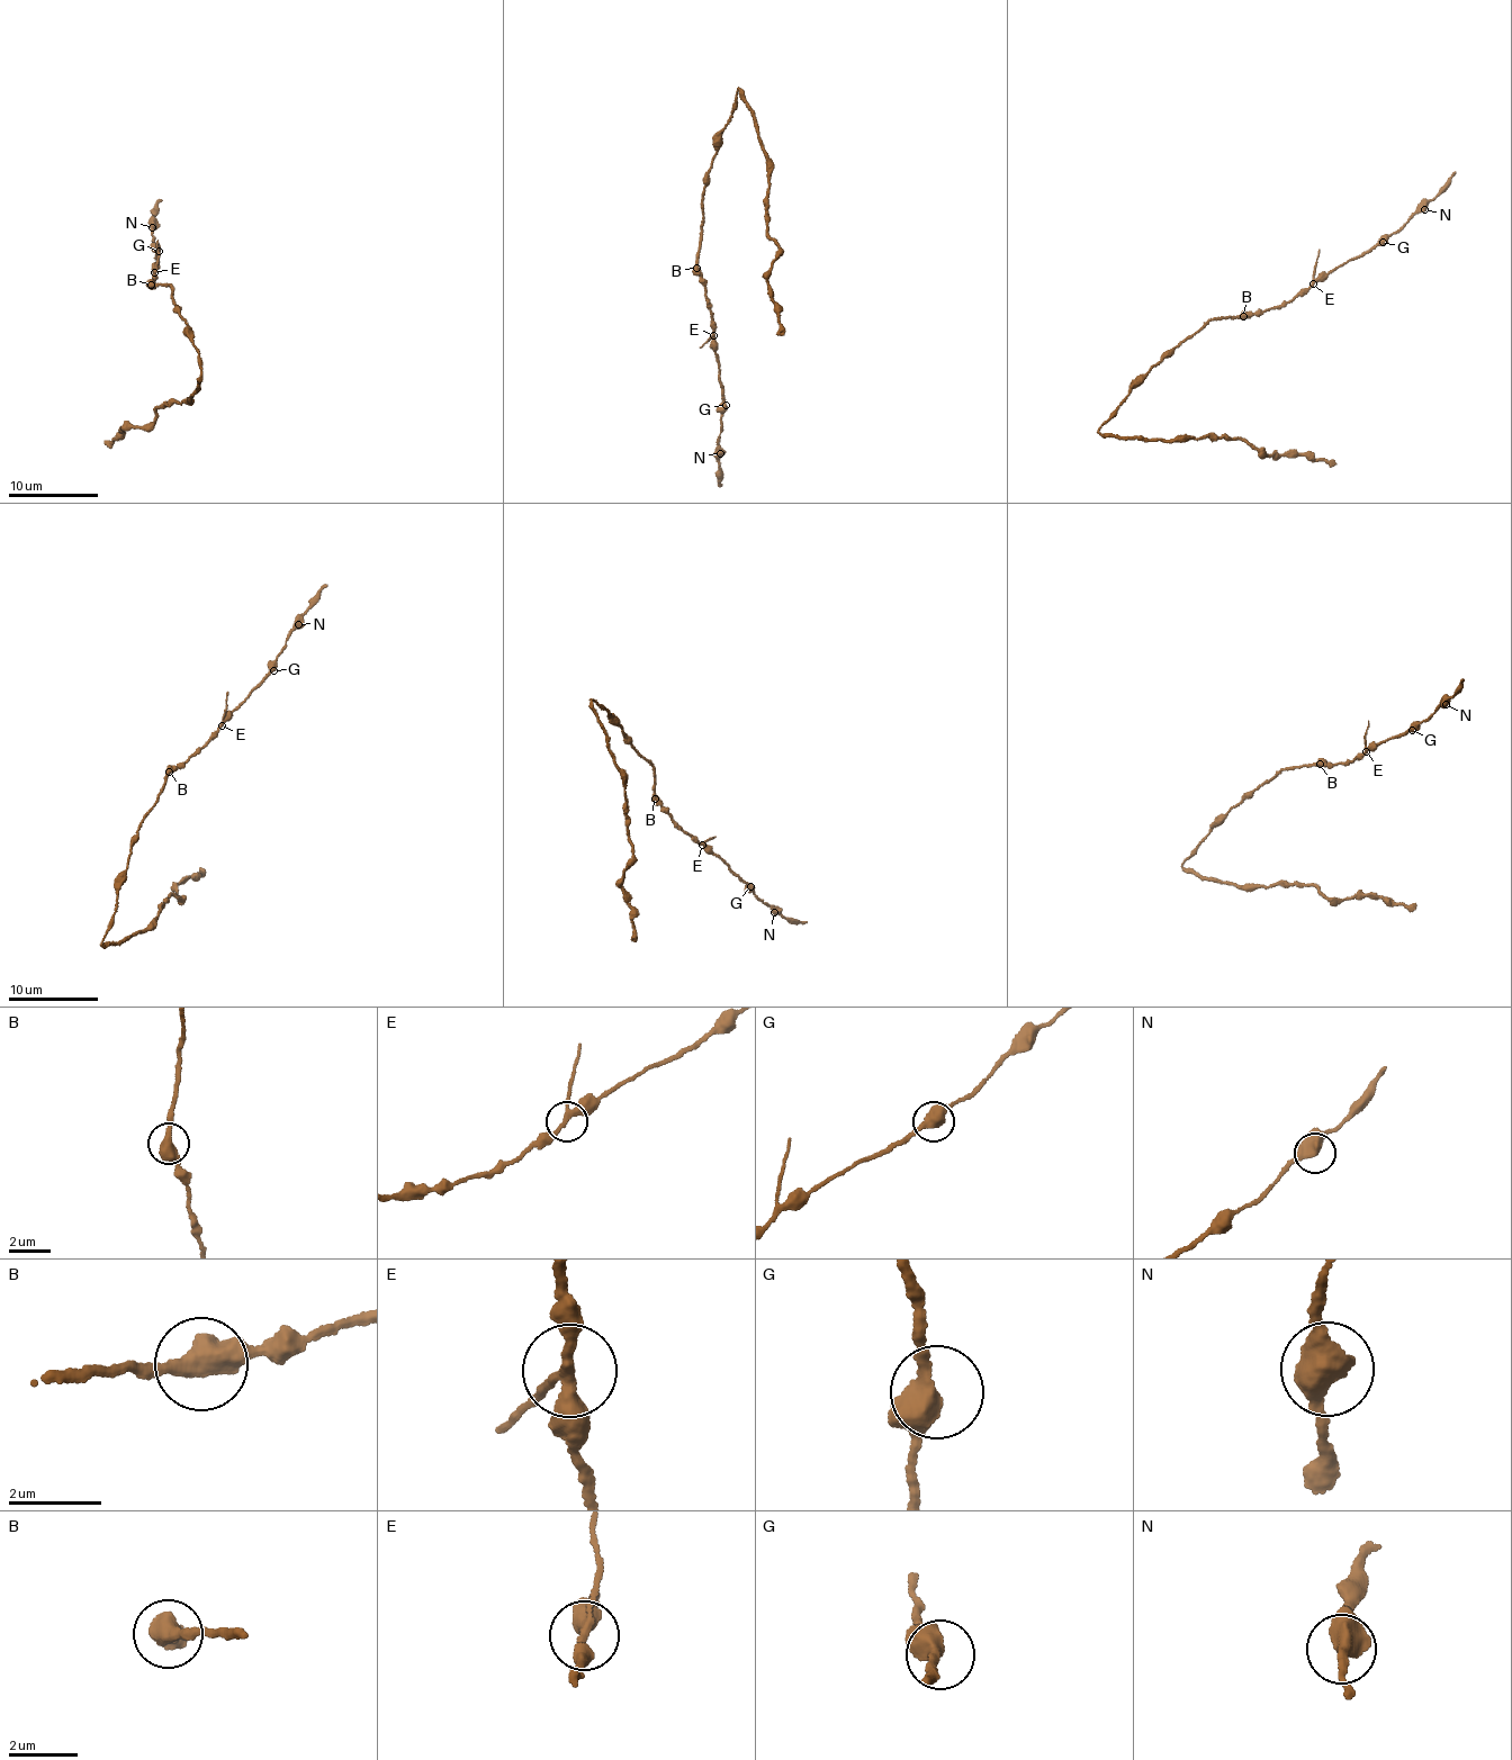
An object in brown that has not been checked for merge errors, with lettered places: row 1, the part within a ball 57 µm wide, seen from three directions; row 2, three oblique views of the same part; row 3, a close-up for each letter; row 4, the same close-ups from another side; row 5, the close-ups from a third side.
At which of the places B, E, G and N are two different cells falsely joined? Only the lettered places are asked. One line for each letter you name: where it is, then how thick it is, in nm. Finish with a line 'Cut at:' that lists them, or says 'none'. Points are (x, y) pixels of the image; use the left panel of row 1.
Cut at: none

